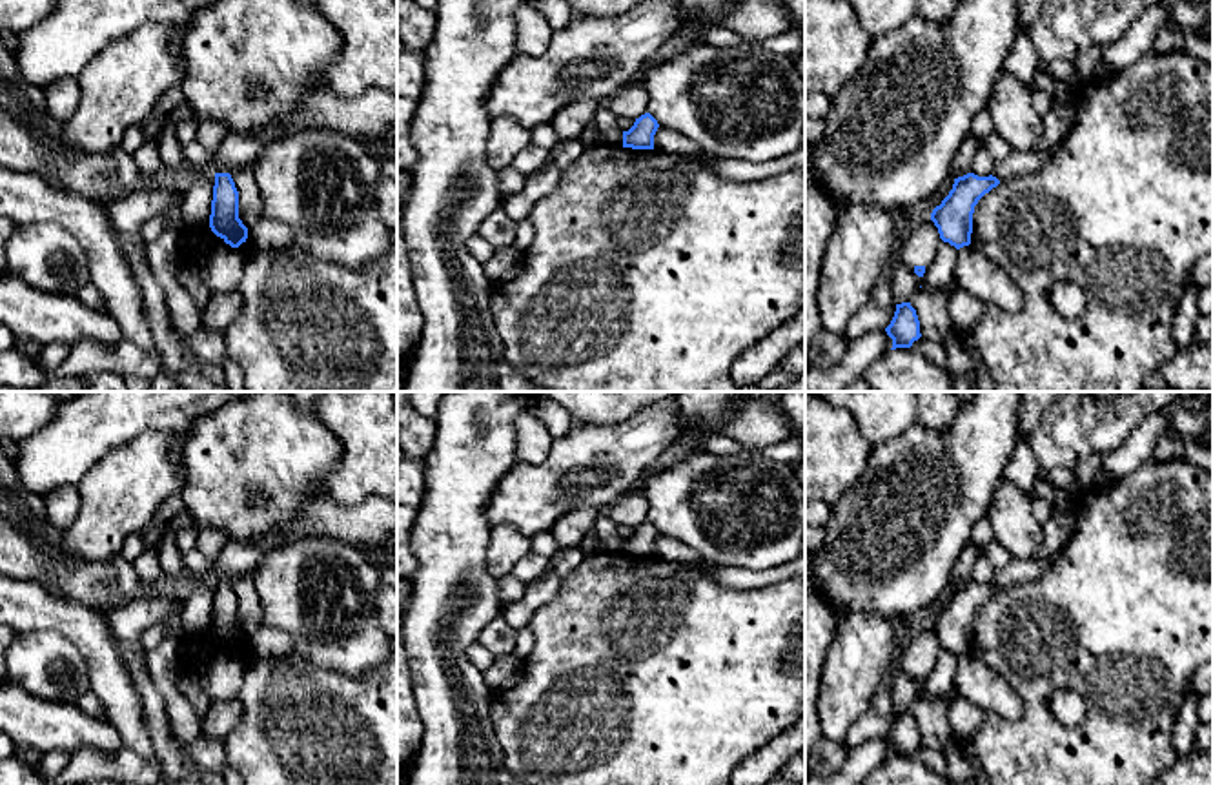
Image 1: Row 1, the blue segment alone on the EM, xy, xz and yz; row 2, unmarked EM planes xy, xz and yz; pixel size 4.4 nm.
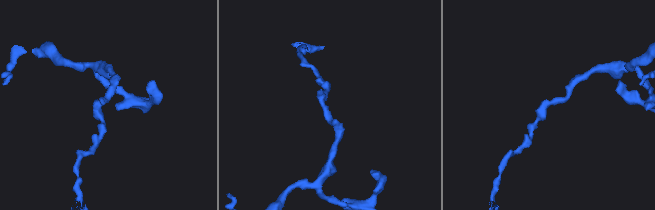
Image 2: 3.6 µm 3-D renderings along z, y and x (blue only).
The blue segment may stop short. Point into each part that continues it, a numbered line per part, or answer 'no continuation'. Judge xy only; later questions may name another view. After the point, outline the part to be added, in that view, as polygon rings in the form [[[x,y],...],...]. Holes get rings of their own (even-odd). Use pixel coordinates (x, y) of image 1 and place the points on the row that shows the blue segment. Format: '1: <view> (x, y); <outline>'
no continuation

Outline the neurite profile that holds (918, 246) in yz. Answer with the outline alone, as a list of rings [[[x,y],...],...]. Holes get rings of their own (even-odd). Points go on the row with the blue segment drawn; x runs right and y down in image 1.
[[[914,219],[907,224],[894,262],[927,266],[934,260],[940,242],[938,228],[931,219]]]

